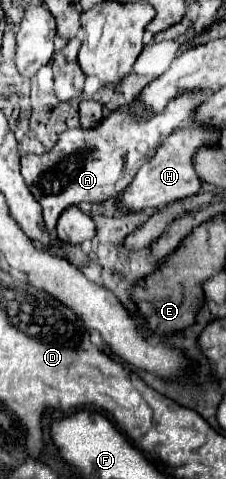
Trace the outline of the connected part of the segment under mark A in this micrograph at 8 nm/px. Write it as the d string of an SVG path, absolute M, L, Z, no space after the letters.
M181 94L169 104L169 108L165 108L163 114L149 120L131 118L127 116L127 108L119 108L93 128L73 128L63 132L53 150L41 156L23 156L21 176L25 178L35 200L43 206L45 228L49 232L55 230L59 212L73 204L101 204L119 196L129 186L141 164L153 156L161 140L191 120L197 104L199 94Z

